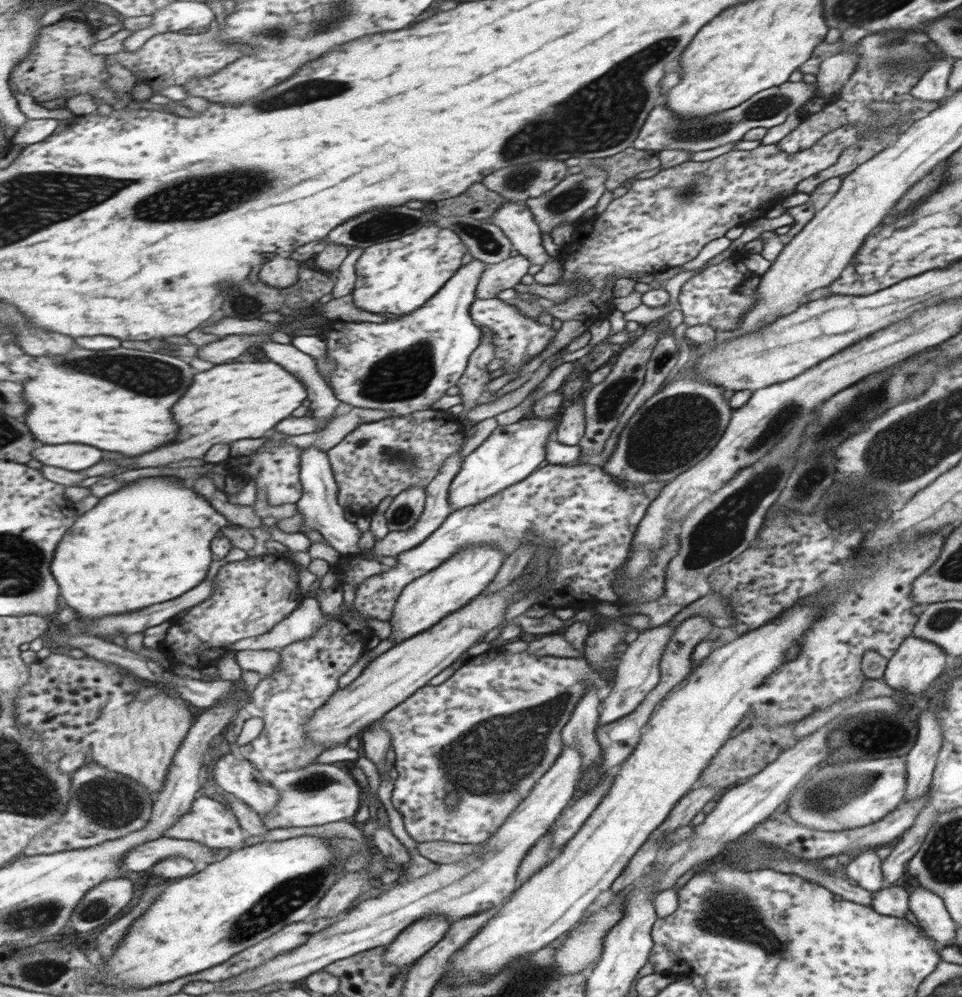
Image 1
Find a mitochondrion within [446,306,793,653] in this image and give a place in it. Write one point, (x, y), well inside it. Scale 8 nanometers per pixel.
(670, 434)

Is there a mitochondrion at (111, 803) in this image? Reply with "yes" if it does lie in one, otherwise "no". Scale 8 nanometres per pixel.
yes

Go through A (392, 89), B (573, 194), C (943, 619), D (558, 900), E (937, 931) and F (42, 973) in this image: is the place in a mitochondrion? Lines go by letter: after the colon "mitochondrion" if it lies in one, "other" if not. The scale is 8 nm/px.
A: other
B: mitochondrion
C: mitochondrion
D: other
E: other
F: mitochondrion

